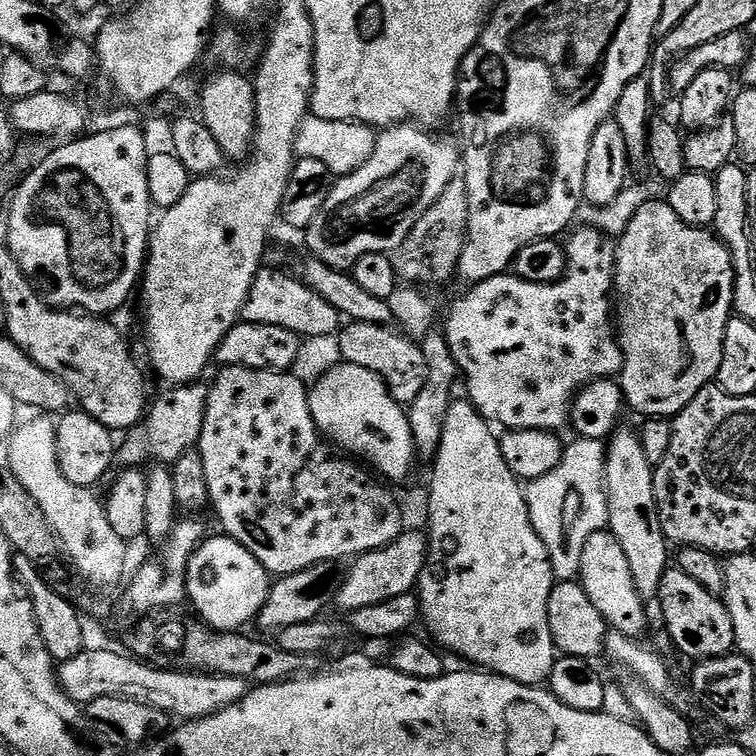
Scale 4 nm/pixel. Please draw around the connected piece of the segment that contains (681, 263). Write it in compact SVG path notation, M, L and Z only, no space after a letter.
M661 199L645 204L637 214L634 214L630 225L618 238L616 245L615 278L613 280L614 324L618 329L620 349L624 355L624 365L620 367L618 373L618 383L621 390L624 391L624 402L631 411L633 408L634 411L641 412L644 418L671 418L688 405L690 398L694 398L694 394L698 394L698 390L709 387L715 381L722 364L722 346L726 326L734 312L732 298L736 272L733 270L732 255L715 233L703 228L690 228L674 214L673 208L668 205L667 201Z

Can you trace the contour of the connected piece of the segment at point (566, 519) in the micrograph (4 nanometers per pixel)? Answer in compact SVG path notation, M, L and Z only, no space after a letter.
M579 438L573 441L573 444L569 443L565 447L562 462L558 462L558 466L550 470L550 474L542 474L542 478L531 481L526 488L530 522L550 554L552 575L557 581L573 580L577 577L586 542L595 532L605 531L608 526L608 495L604 489L605 441Z

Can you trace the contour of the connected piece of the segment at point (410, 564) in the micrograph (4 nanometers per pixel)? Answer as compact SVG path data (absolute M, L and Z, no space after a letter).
M401 531L394 542L376 552L366 552L363 556L351 561L352 569L348 577L342 580L334 593L334 604L351 614L354 610L362 610L362 606L374 606L378 602L386 602L390 598L398 598L402 594L412 592L420 583L420 575L428 562L428 541L416 532Z

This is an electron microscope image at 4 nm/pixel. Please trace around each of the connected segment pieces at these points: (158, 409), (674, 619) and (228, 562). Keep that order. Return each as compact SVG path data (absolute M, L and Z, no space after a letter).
M193 382L189 385L177 385L166 390L157 401L149 405L145 417L117 445L115 461L125 468L143 467L149 462L170 466L182 454L189 452L199 443L202 422L205 418L205 406L208 401L207 385Z
M675 566L669 567L660 583L659 600L660 612L664 615L664 628L673 646L682 655L689 656L692 662L726 656L736 648L734 626L723 599L717 593L707 592L698 586L690 574Z
M226 534L207 537L197 548L187 564L187 594L207 627L216 632L232 632L243 629L250 620L255 621L272 585L270 574L260 562L236 539Z

